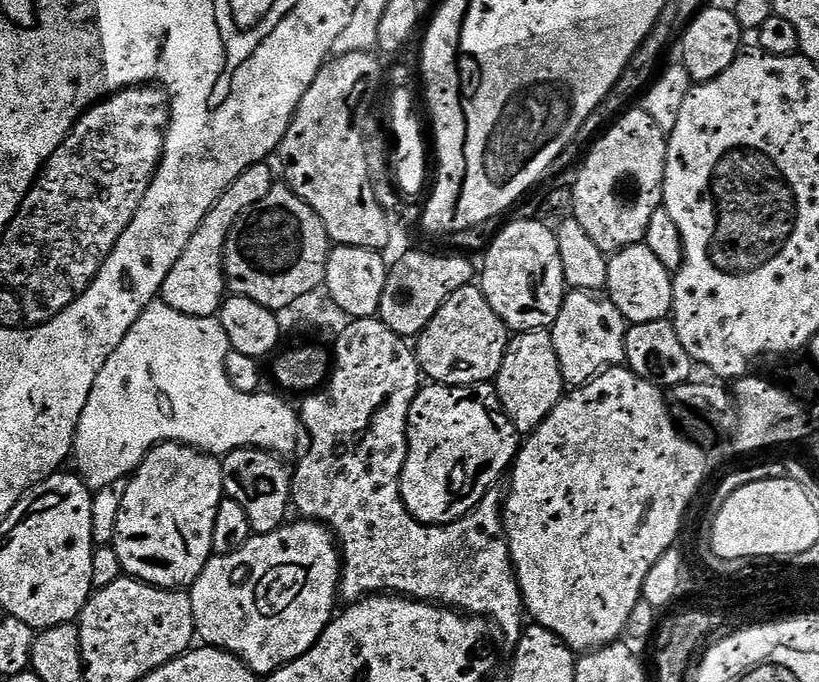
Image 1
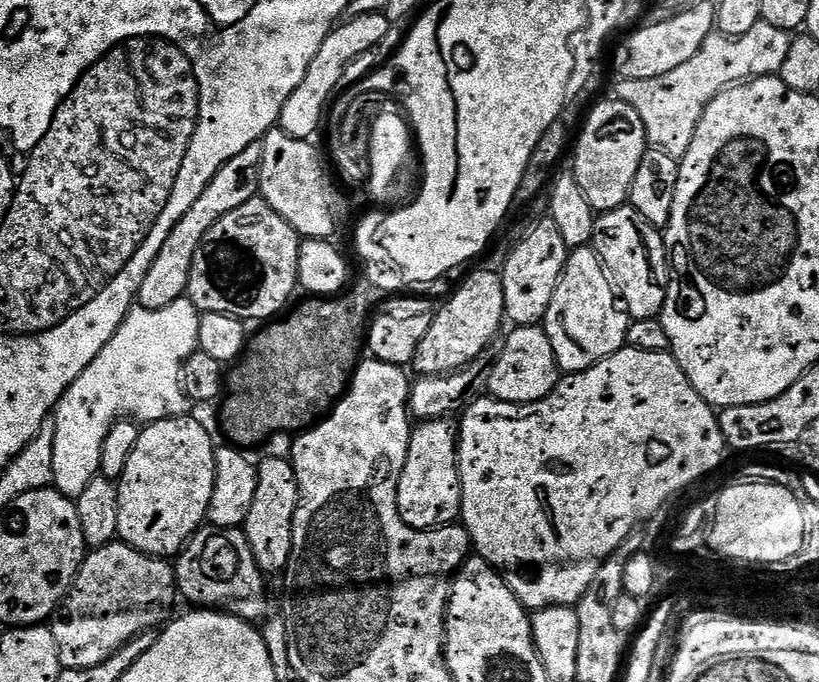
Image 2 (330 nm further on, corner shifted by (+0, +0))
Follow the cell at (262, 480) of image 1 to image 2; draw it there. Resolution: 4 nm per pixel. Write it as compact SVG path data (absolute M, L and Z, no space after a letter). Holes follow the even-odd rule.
M268 456L259 461L256 477L258 490L254 490L254 502L250 514L246 514L242 531L261 572L280 574L287 569L292 557L292 519L300 497L298 478L291 459L284 457L283 460L280 456Z

